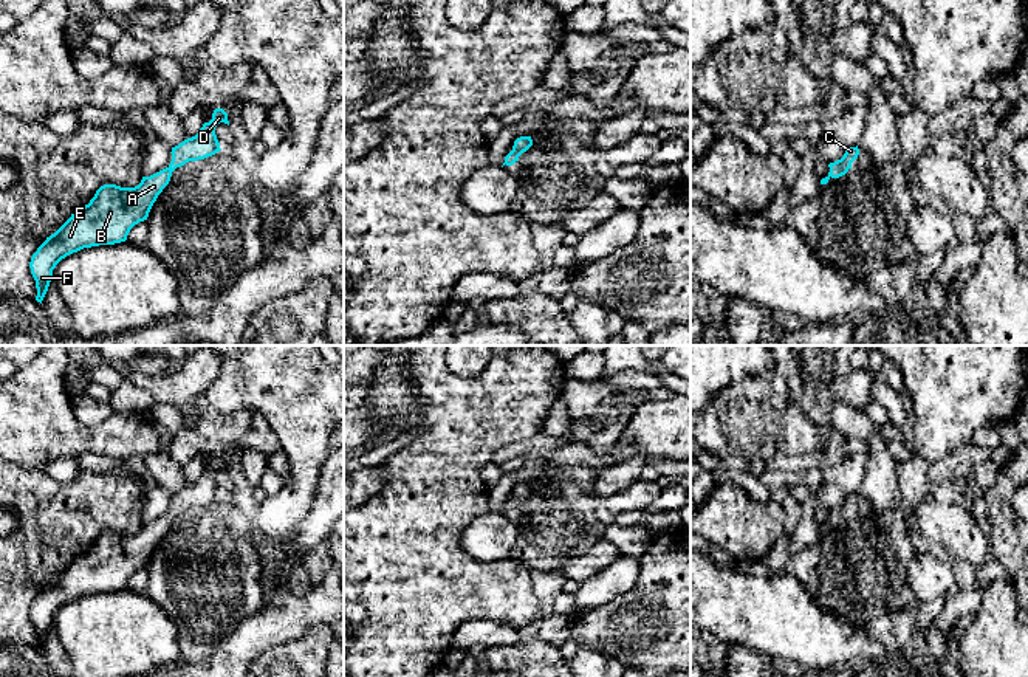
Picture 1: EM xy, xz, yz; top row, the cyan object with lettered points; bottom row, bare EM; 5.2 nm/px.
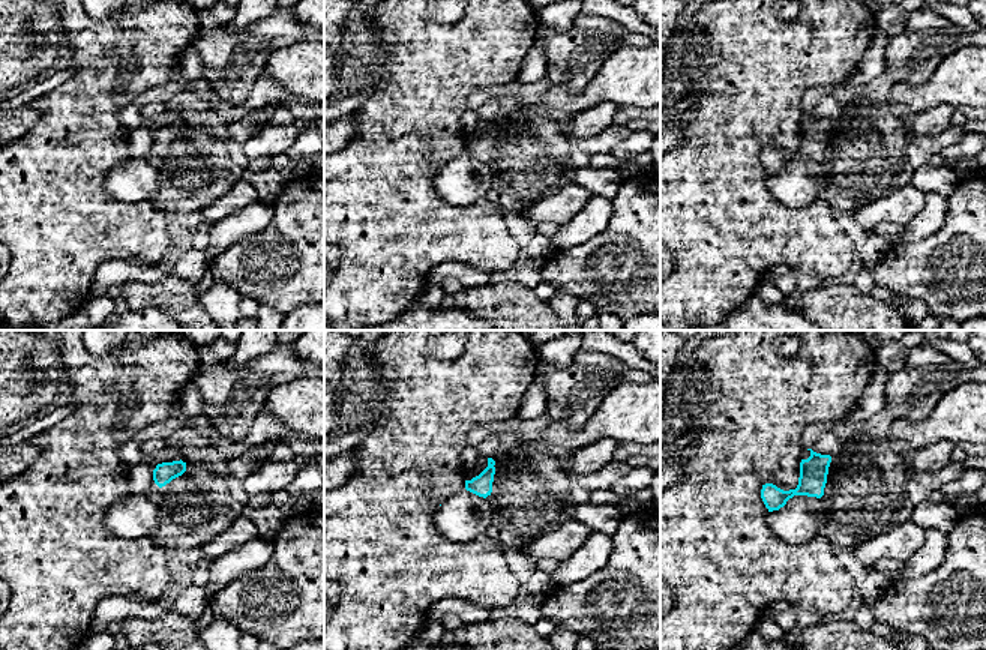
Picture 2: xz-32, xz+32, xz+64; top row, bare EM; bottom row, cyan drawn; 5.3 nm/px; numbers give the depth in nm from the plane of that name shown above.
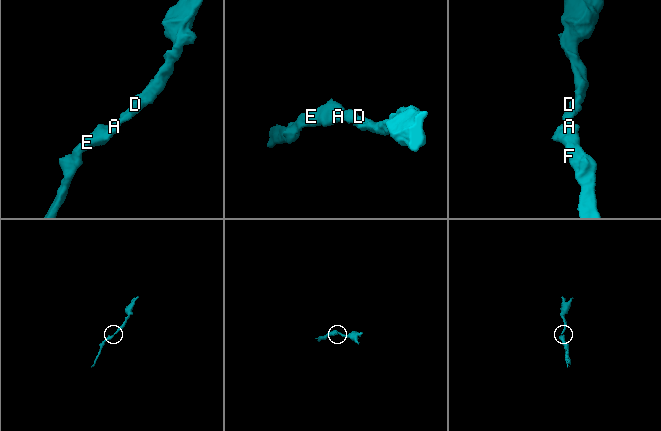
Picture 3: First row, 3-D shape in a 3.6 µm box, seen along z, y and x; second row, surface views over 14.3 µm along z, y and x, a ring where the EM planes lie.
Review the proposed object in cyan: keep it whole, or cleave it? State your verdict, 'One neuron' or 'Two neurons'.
One neuron

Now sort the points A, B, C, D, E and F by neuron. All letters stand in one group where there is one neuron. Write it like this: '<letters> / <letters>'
A B C D E F

